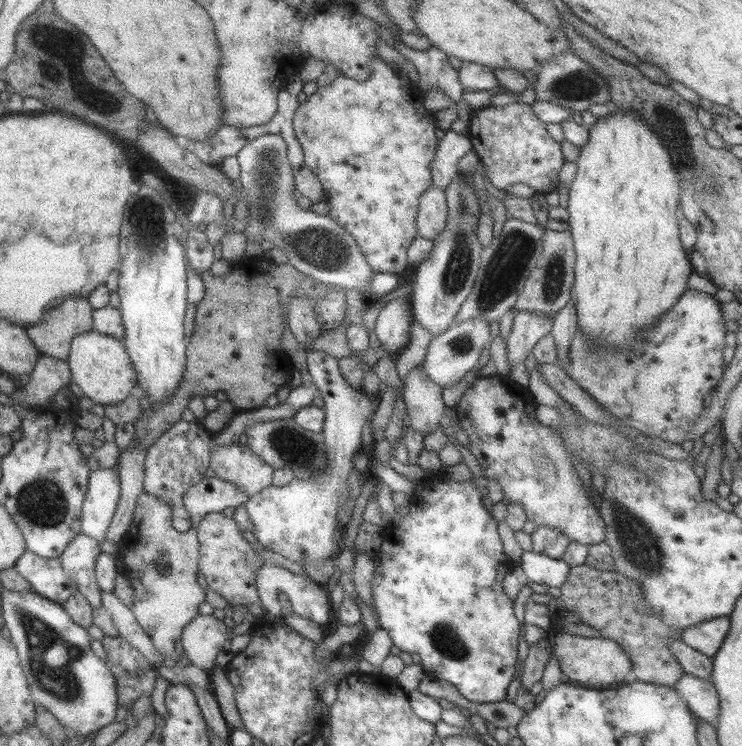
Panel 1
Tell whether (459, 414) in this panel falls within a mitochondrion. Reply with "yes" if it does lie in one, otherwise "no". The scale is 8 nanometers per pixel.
no

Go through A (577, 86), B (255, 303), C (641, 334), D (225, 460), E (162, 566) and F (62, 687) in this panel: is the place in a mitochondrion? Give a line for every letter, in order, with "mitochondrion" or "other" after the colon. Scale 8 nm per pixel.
A: mitochondrion
B: other
C: other
D: other
E: mitochondrion
F: mitochondrion

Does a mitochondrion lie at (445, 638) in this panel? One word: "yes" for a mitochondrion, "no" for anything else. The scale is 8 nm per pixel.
yes

